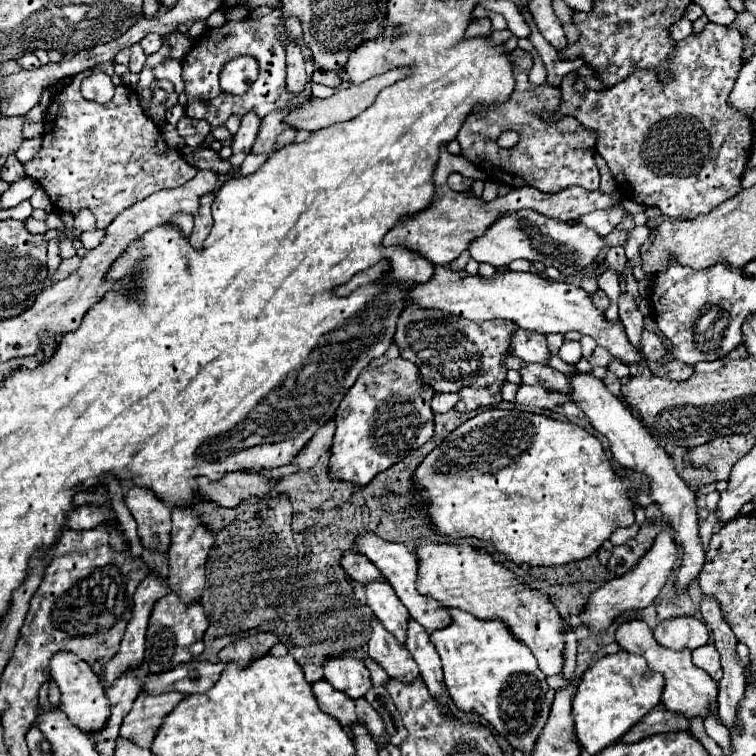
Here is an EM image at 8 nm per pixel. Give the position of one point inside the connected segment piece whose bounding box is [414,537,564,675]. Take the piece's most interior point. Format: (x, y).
(462, 576)

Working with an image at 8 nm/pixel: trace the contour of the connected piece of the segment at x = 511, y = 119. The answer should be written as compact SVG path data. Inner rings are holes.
M516 47L508 53L514 65L516 87L510 99L494 105L476 105L472 113L464 119L456 139L462 147L462 155L484 169L494 181L502 181L510 187L532 185L540 191L558 193L568 187L582 187L586 191L596 191L600 183L600 173L594 165L594 133L588 133L580 121L572 117L560 117L558 121L546 121L544 113L554 119L560 109L560 89L548 85L532 85L528 73L532 69L532 53ZM512 129L520 135L520 141L512 149L498 147L496 139L502 131Z

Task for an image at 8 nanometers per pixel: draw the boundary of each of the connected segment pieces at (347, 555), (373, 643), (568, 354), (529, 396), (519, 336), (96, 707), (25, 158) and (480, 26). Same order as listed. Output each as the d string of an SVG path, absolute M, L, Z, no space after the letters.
M344 551L342 559L340 559L342 569L348 573L350 579L358 581L360 585L364 585L366 581L374 581L374 579L382 579L382 575L378 573L378 569L372 565L372 561L368 561L362 553L352 553L352 551Z
M376 617L370 619L368 655L374 661L378 661L390 677L400 679L404 683L410 683L414 681L414 677L420 675L416 661L410 657L410 651L404 645L400 645Z
M564 341L560 351L558 351L558 357L570 365L574 365L580 357L582 357L582 351L580 351L580 343L578 341Z
M518 385L516 403L528 405L528 407L540 407L540 409L556 409L564 403L564 395L558 391L548 391L542 385Z
M520 327L512 333L510 353L524 359L524 361L532 361L532 363L546 363L550 357L544 335L534 333L534 331L526 331Z
M58 651L54 653L54 657L50 659L50 677L56 681L56 685L60 687L60 707L62 711L70 717L70 721L80 727L82 731L90 733L94 729L100 729L106 723L108 717L108 709L110 703L106 701L106 693L102 689L102 685L98 683L96 673L92 671L92 667L82 661L76 653L72 651Z
M40 138L26 139L18 149L16 156L21 163L30 161L41 147Z
M480 17L472 21L466 29L466 37L486 37L492 33L492 21L490 17Z

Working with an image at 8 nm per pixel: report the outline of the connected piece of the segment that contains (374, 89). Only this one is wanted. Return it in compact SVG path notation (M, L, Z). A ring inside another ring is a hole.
M394 67L382 75L376 75L360 85L350 85L350 87L342 87L338 89L332 97L328 99L308 99L304 105L300 105L298 109L294 109L288 117L286 117L286 123L296 127L296 129L306 129L306 131L318 131L318 129L324 129L324 127L330 127L334 123L340 123L340 121L350 121L354 117L358 117L358 113L362 113L366 107L370 107L374 103L374 97L388 85L404 79L406 75L410 73L410 67Z

